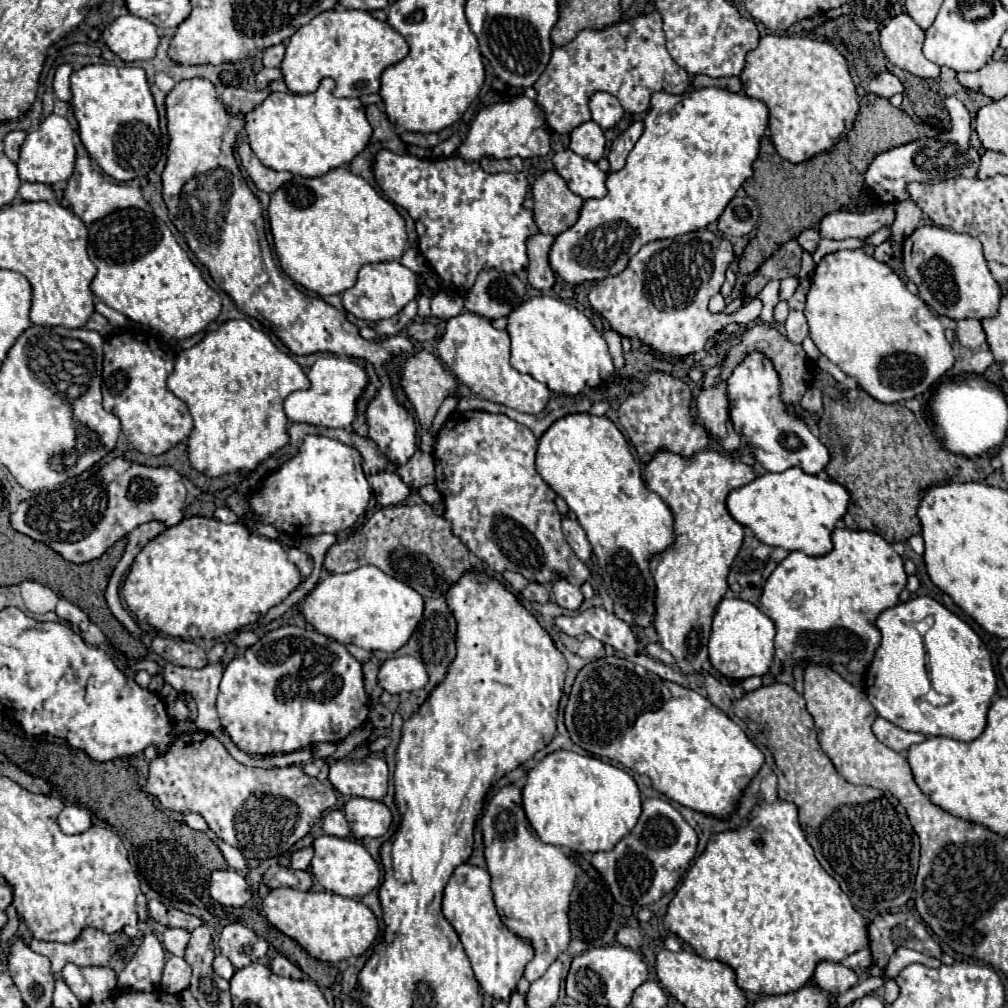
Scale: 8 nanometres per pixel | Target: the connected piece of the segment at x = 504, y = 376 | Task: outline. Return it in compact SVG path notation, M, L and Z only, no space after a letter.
M463 311L457 317L451 317L445 327L445 335L439 341L439 355L449 365L453 375L467 385L481 399L507 405L521 413L541 413L551 397L551 391L545 383L539 383L531 375L523 375L509 363L511 339L507 331L495 329L489 319Z

